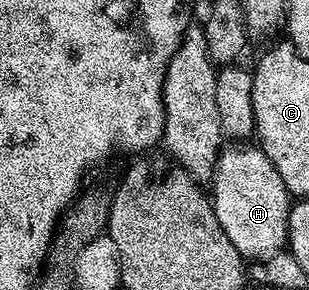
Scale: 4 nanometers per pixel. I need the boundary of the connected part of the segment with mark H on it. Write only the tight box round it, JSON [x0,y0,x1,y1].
[209,143,293,259]

